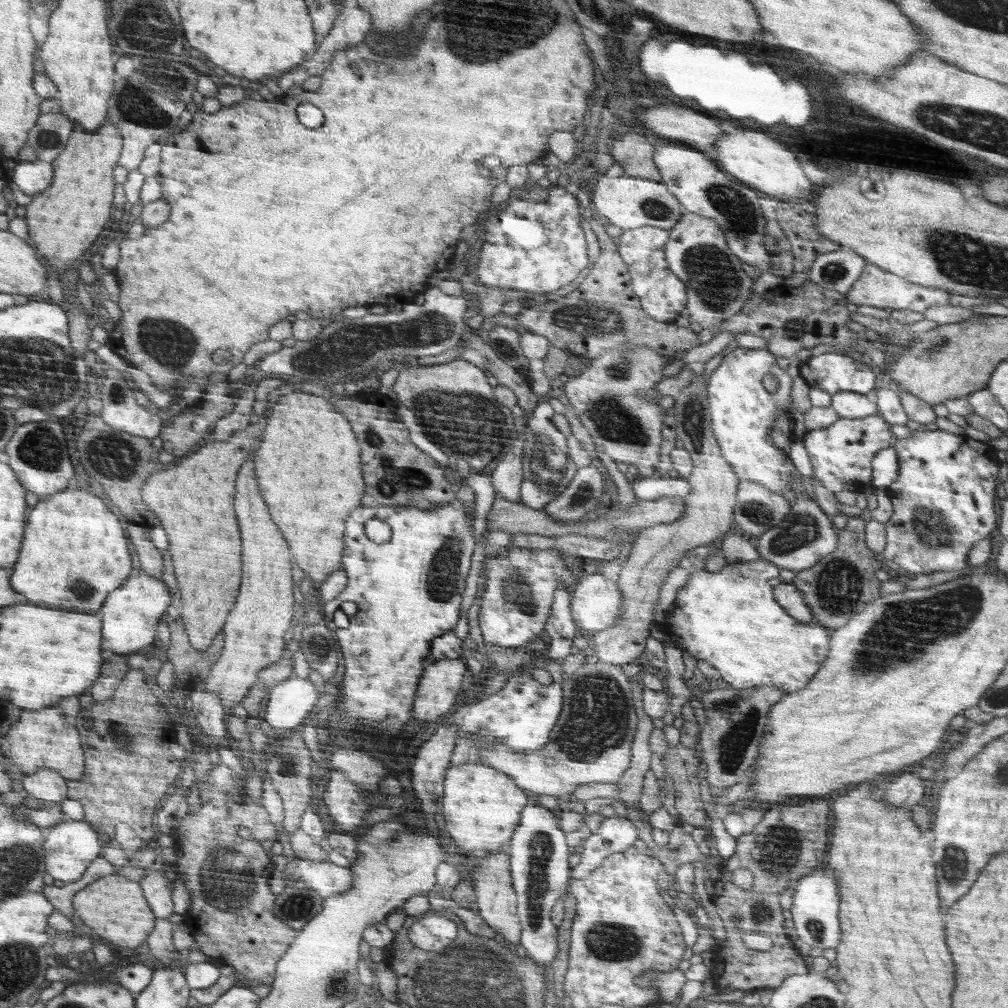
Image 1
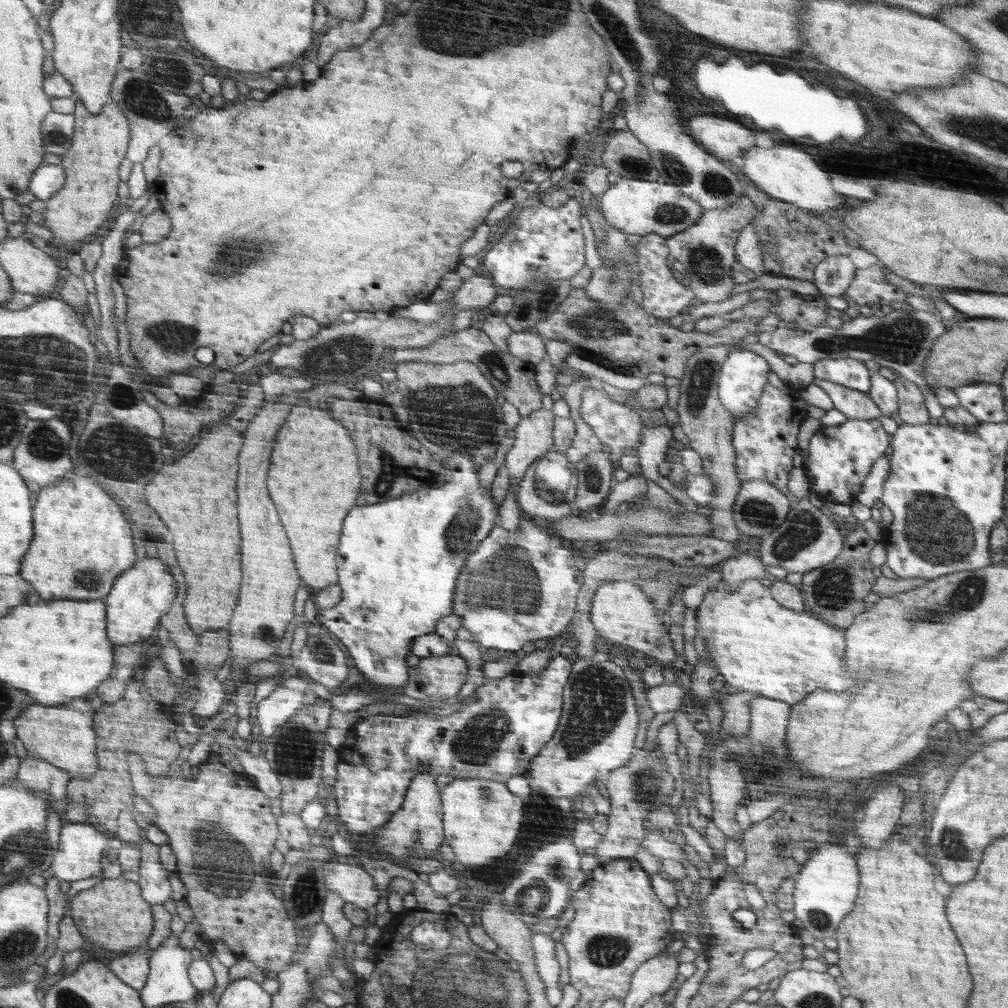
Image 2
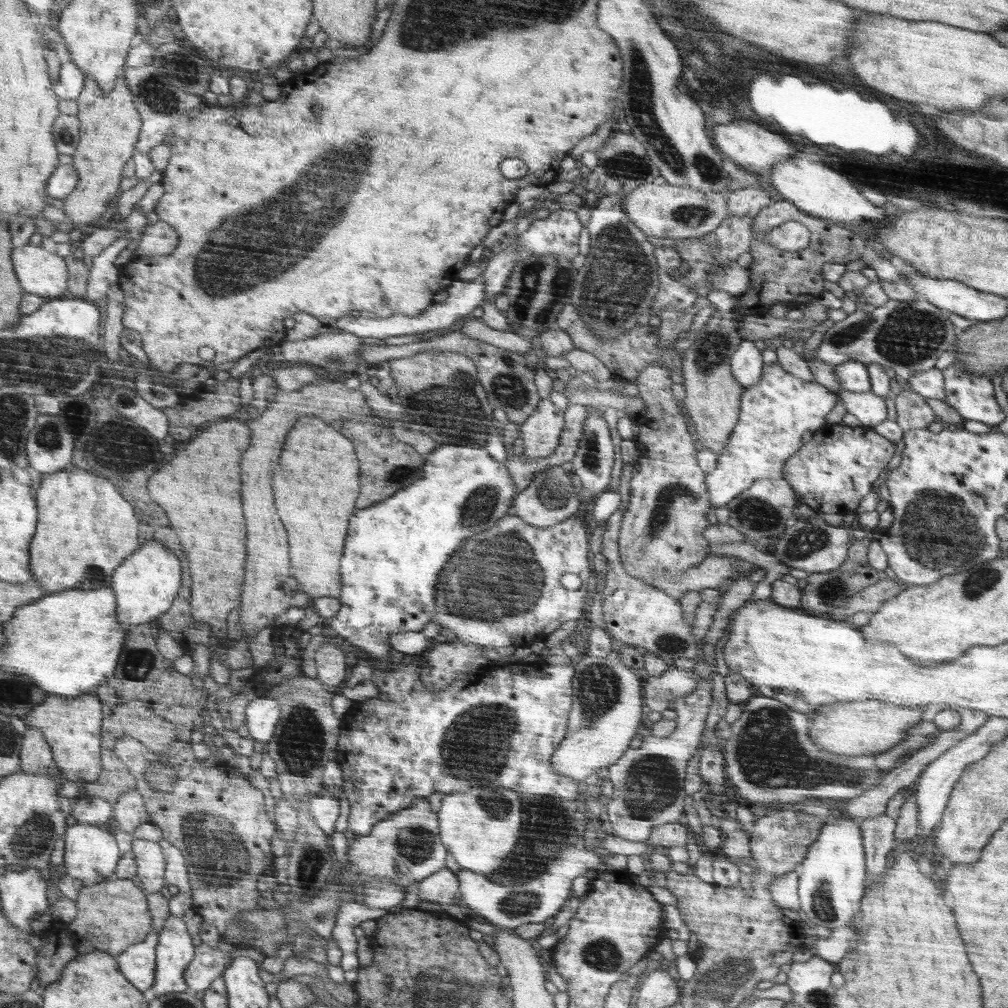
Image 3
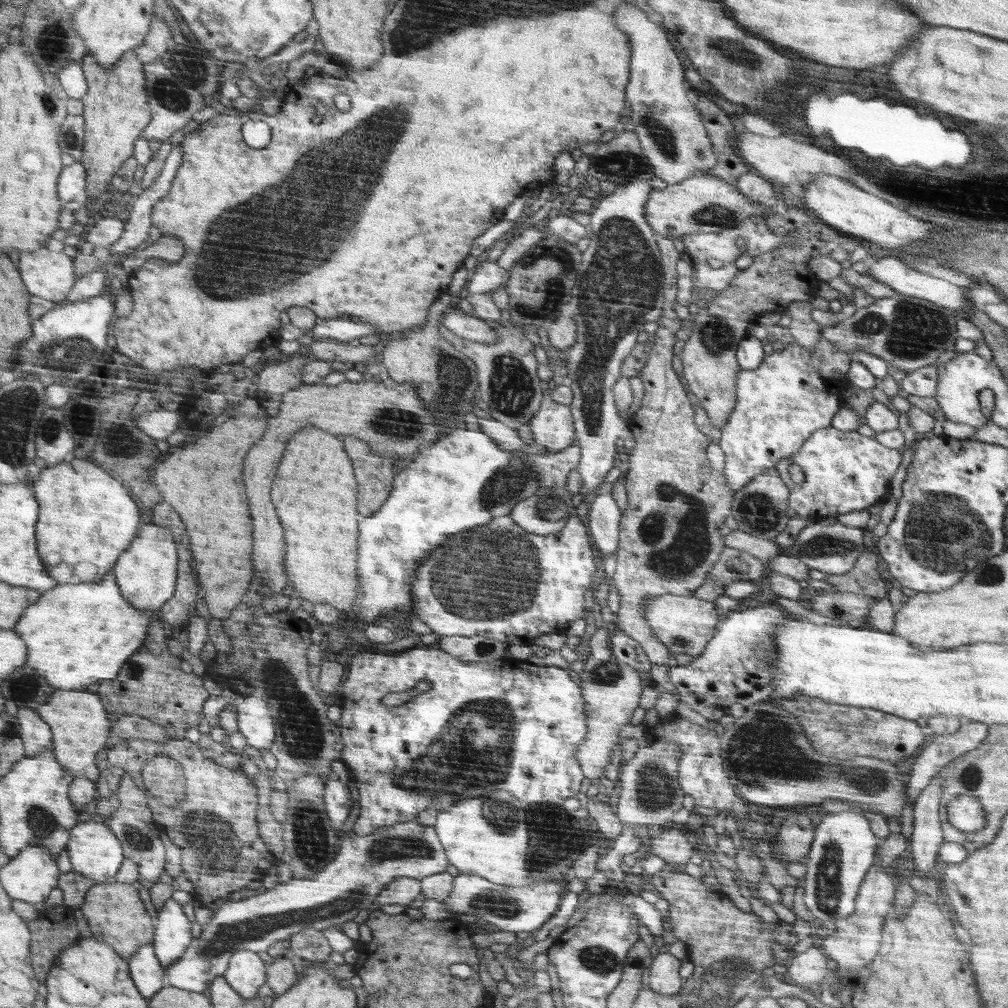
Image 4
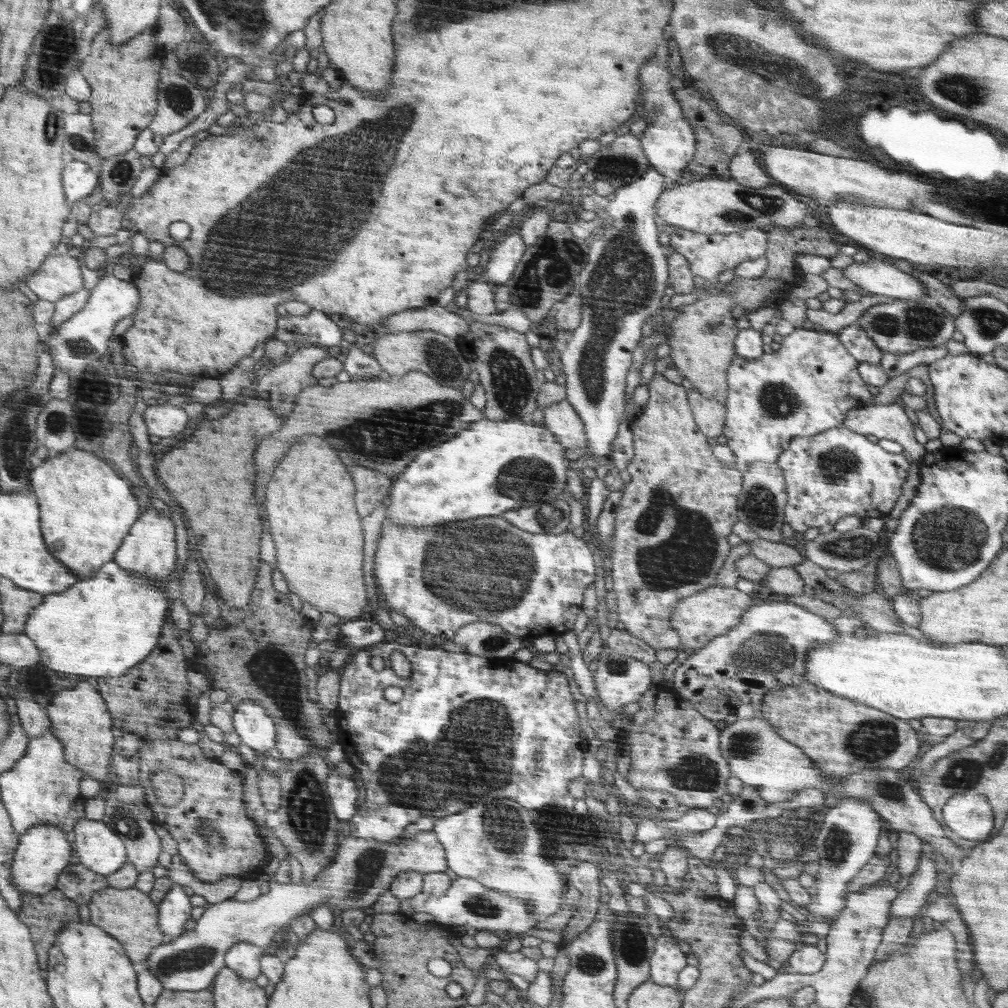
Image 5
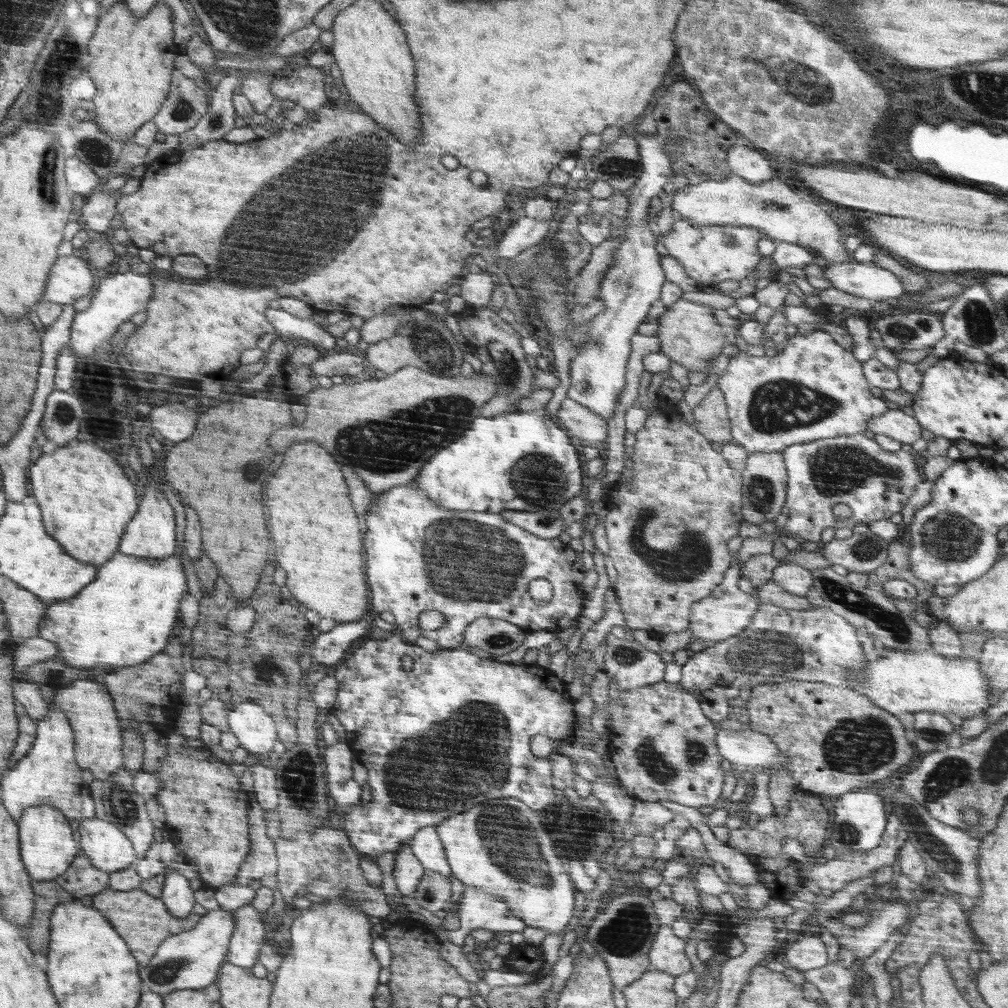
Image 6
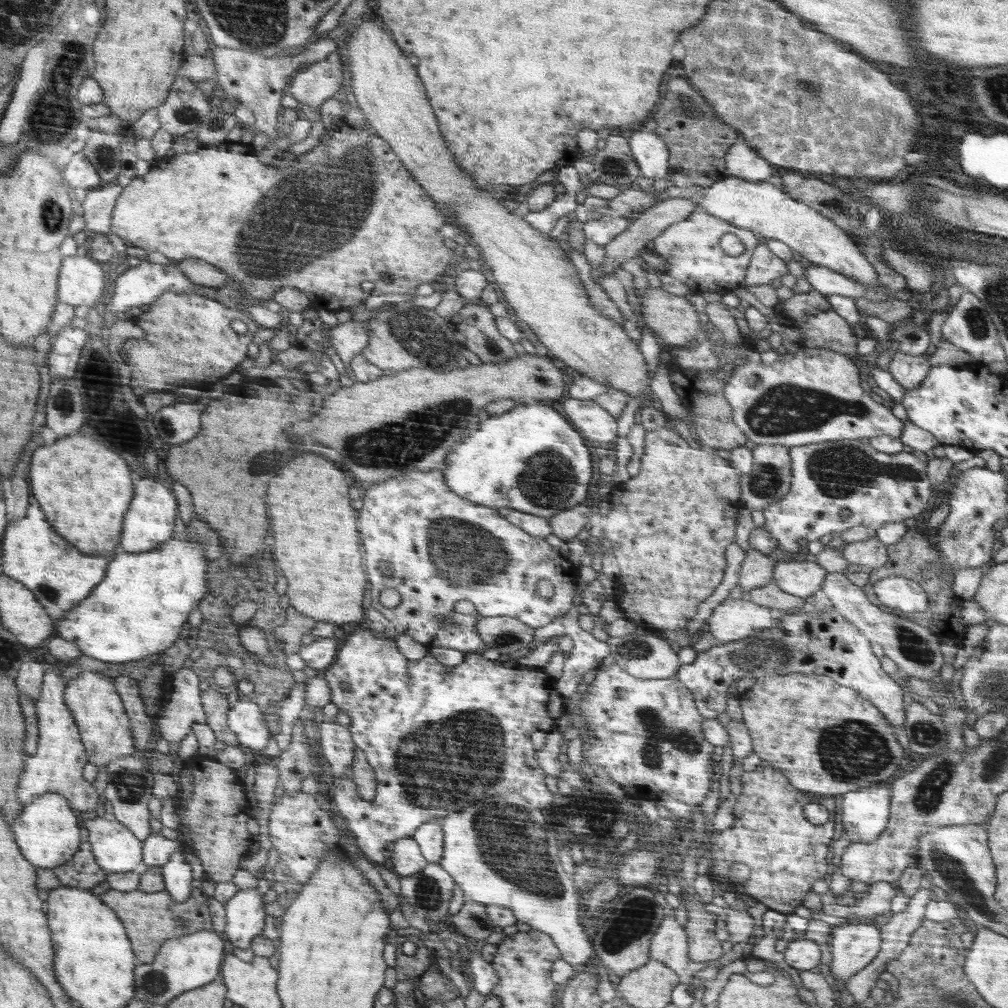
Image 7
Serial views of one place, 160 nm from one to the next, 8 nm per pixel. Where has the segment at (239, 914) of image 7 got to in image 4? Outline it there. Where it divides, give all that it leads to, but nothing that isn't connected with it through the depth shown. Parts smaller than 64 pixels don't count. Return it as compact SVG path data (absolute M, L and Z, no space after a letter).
M238 950L231 956L223 977L245 999L254 998L258 996L258 988L266 982L264 962L258 958L258 953Z

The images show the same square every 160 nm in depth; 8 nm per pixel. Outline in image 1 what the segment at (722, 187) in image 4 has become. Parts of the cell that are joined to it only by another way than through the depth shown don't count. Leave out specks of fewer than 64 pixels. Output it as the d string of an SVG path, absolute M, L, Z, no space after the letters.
M626 174L620 177L600 176L595 191L587 198L587 201L594 202L596 215L605 217L608 225L620 227L624 231L650 226L669 232L685 213L681 202L664 183Z

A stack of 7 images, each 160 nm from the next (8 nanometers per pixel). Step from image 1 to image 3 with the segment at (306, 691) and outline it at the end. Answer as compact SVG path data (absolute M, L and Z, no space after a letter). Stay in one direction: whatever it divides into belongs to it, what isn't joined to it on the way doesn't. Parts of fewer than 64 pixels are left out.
M260 696L252 700L246 708L245 725L248 727L250 738L266 745L274 735L274 724L279 724L283 708L274 699Z

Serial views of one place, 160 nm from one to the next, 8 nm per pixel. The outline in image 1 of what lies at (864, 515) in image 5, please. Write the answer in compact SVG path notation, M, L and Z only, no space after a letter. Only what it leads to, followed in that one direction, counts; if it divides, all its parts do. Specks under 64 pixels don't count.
M878 414L857 419L840 417L828 428L808 430L803 443L813 466L813 476L834 493L869 490L872 459L879 450L895 445L898 438L894 438L892 433L890 423Z

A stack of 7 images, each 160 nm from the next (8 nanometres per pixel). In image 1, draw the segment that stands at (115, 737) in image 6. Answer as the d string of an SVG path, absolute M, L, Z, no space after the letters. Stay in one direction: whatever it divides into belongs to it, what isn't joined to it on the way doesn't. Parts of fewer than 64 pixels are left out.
M58 706L43 710L26 709L18 724L12 726L8 738L10 748L7 770L20 771L24 775L36 774L40 770L52 769L60 772L69 780L84 778L84 748L83 734L80 734L77 719L62 716Z

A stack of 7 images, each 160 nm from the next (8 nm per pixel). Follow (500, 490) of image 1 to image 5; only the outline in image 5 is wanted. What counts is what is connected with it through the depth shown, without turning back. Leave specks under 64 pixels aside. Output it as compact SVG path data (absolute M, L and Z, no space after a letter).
M566 399L544 408L544 426L549 431L554 432L555 437L564 448L585 449L588 444L584 423L574 410L574 407Z

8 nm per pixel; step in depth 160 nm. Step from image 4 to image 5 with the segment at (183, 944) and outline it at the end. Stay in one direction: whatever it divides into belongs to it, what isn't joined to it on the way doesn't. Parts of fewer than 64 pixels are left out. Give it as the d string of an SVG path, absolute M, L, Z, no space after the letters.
M172 885L159 902L160 928L165 934L164 943L176 940L186 931L184 925L190 920L190 898L180 885Z

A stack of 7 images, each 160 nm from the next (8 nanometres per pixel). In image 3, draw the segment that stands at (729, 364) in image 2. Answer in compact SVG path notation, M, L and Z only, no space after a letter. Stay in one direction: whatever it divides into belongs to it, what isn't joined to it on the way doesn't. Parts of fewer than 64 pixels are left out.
M743 340L739 349L732 354L731 370L737 383L744 389L754 386L763 377L762 351L758 349L753 341Z

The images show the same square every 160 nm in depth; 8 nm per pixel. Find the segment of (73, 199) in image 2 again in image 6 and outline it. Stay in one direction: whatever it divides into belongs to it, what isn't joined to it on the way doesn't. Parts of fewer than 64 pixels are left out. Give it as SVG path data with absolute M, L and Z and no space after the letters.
M116 2L100 18L94 38L88 43L90 68L88 74L94 80L98 92L92 98L95 104L94 120L115 139L130 140L133 134L164 105L172 86L172 72L176 72L174 58L184 54L184 46L174 44L172 14L170 8L159 2L149 13L134 20L131 10L122 2Z

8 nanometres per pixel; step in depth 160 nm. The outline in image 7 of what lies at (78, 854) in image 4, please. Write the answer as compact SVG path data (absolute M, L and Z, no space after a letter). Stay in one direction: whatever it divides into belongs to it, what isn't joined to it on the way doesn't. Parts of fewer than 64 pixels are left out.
M101 814L83 826L85 840L106 873L128 873L143 861L143 842L115 818Z

